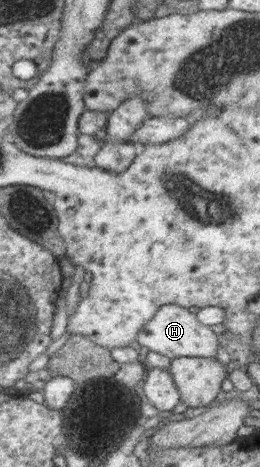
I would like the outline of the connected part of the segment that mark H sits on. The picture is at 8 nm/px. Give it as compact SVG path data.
M177 304L164 305L155 314L155 317L141 328L137 336L137 341L142 346L146 346L148 350L159 352L169 359L178 357L215 358L222 339L212 331L210 326L195 320L194 314Z

